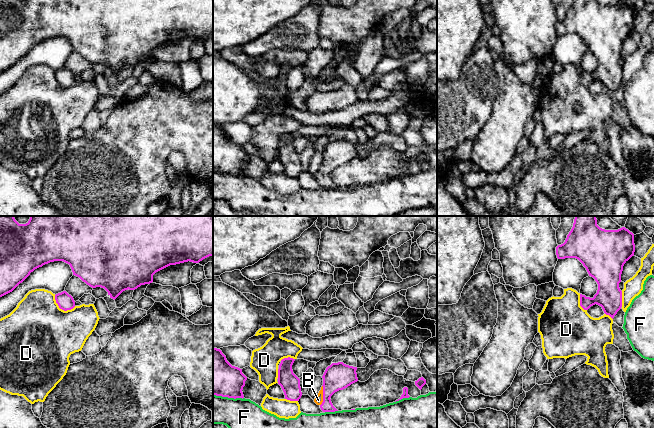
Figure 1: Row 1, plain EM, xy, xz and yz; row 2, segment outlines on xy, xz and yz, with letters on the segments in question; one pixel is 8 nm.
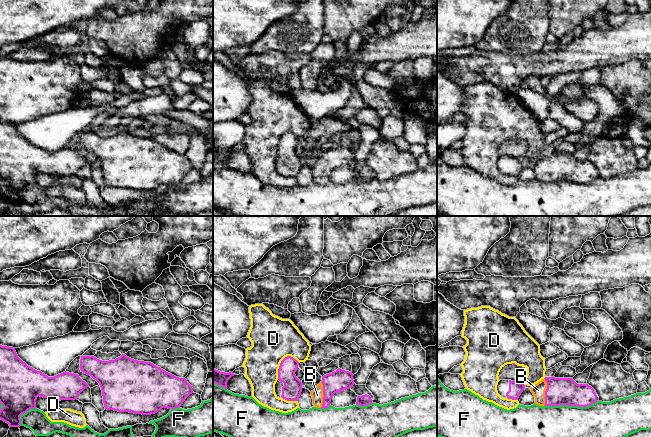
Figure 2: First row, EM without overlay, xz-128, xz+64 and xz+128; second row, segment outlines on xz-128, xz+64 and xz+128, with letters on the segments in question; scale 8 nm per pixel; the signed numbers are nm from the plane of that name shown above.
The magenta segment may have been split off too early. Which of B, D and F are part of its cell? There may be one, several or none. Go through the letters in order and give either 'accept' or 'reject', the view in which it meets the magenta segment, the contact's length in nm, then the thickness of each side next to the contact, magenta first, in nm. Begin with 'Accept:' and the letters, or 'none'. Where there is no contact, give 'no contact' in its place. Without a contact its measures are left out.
Accept: B
B: accept | xz | 170 nm | 220/70 nm
D: reject | xy | 200 nm | 130/480 nm
F: reject | xz | 130 nm | 50/280 nm

